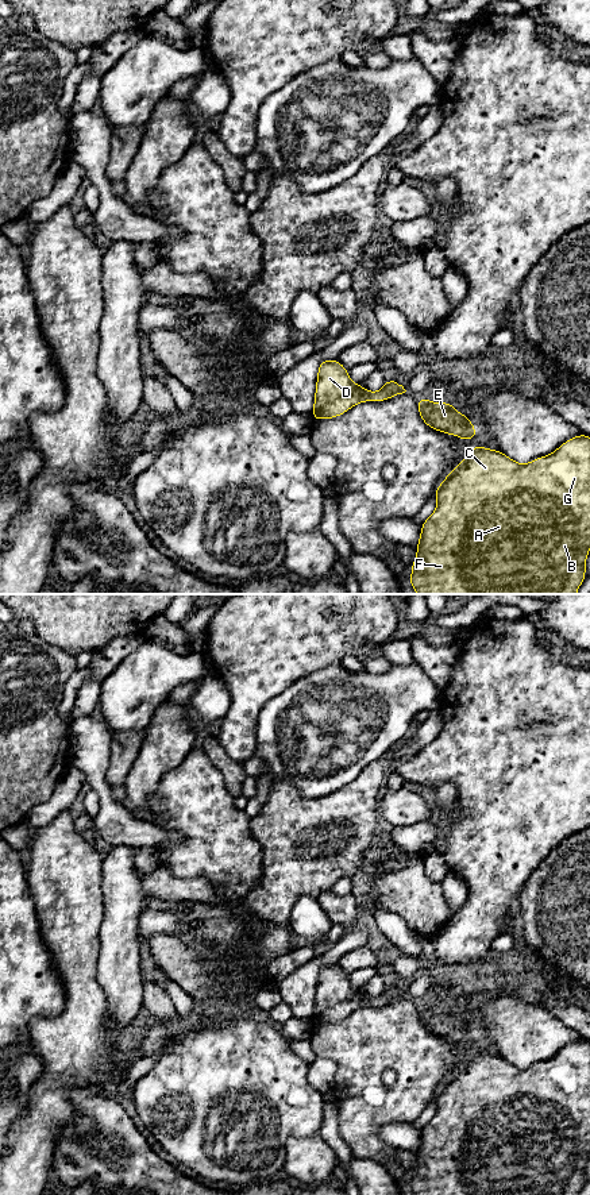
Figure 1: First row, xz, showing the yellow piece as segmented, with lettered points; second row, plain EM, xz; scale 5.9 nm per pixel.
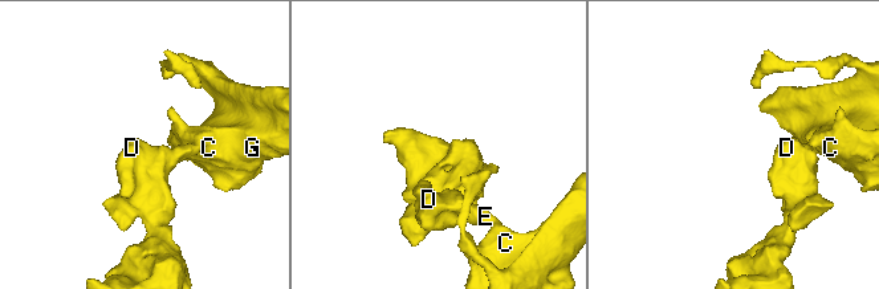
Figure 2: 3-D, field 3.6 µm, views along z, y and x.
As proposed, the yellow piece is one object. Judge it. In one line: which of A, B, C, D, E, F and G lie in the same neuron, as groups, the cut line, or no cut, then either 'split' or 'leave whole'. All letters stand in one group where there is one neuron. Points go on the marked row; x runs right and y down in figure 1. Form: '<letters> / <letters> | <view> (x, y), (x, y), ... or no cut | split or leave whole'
A B C D E F G | no cut | leave whole

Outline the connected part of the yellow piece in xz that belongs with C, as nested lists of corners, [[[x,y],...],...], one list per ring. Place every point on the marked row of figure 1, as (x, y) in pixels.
[[[581,433],[575,437],[568,439],[559,446],[554,452],[545,456],[533,459],[529,463],[517,463],[500,450],[491,450],[481,447],[475,443],[473,451],[467,452],[467,456],[443,479],[433,493],[437,500],[435,512],[421,524],[420,540],[416,546],[416,560],[409,566],[413,568],[409,585],[416,590],[417,594],[576,594],[579,586],[583,583],[586,575],[586,560],[590,551],[590,436]]]

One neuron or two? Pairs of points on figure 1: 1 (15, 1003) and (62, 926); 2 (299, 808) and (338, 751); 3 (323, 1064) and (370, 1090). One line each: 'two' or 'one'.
1: two
2: two
3: two

